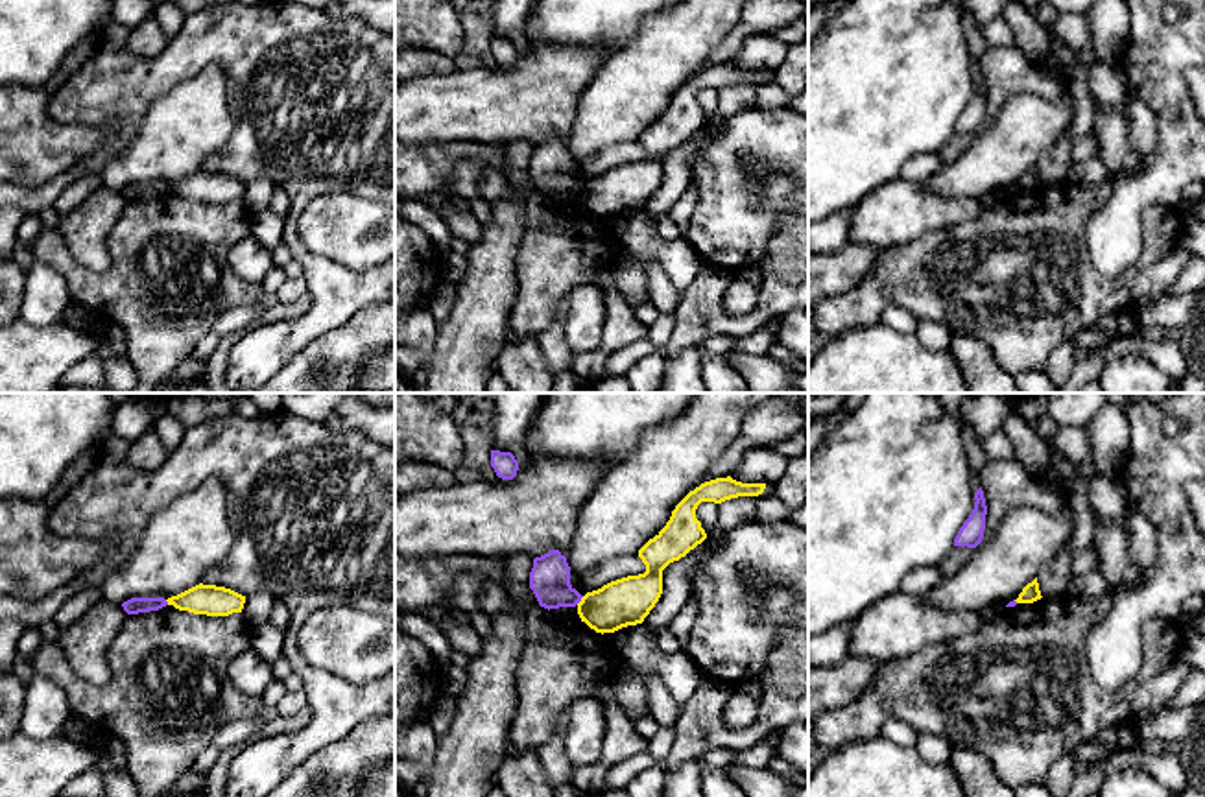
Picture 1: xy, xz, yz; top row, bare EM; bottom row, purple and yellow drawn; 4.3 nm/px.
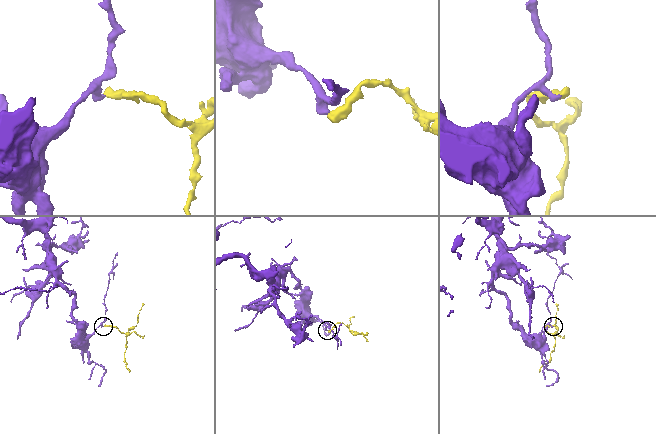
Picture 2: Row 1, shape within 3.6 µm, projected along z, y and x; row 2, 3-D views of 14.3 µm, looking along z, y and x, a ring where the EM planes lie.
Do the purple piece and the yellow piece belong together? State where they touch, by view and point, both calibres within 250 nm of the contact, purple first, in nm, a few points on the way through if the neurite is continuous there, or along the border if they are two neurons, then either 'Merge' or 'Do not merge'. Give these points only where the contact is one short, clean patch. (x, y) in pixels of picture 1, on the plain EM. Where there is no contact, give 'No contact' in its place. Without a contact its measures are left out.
Touches purple at xz (580, 187). Thickness 180 nm (purple) against 200 nm. Boundary: xz (584, 183), (576, 190). Do not merge

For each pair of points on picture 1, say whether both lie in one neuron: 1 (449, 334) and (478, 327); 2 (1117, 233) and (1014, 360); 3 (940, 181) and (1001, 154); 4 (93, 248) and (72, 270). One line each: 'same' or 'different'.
1: same
2: different
3: same
4: different

